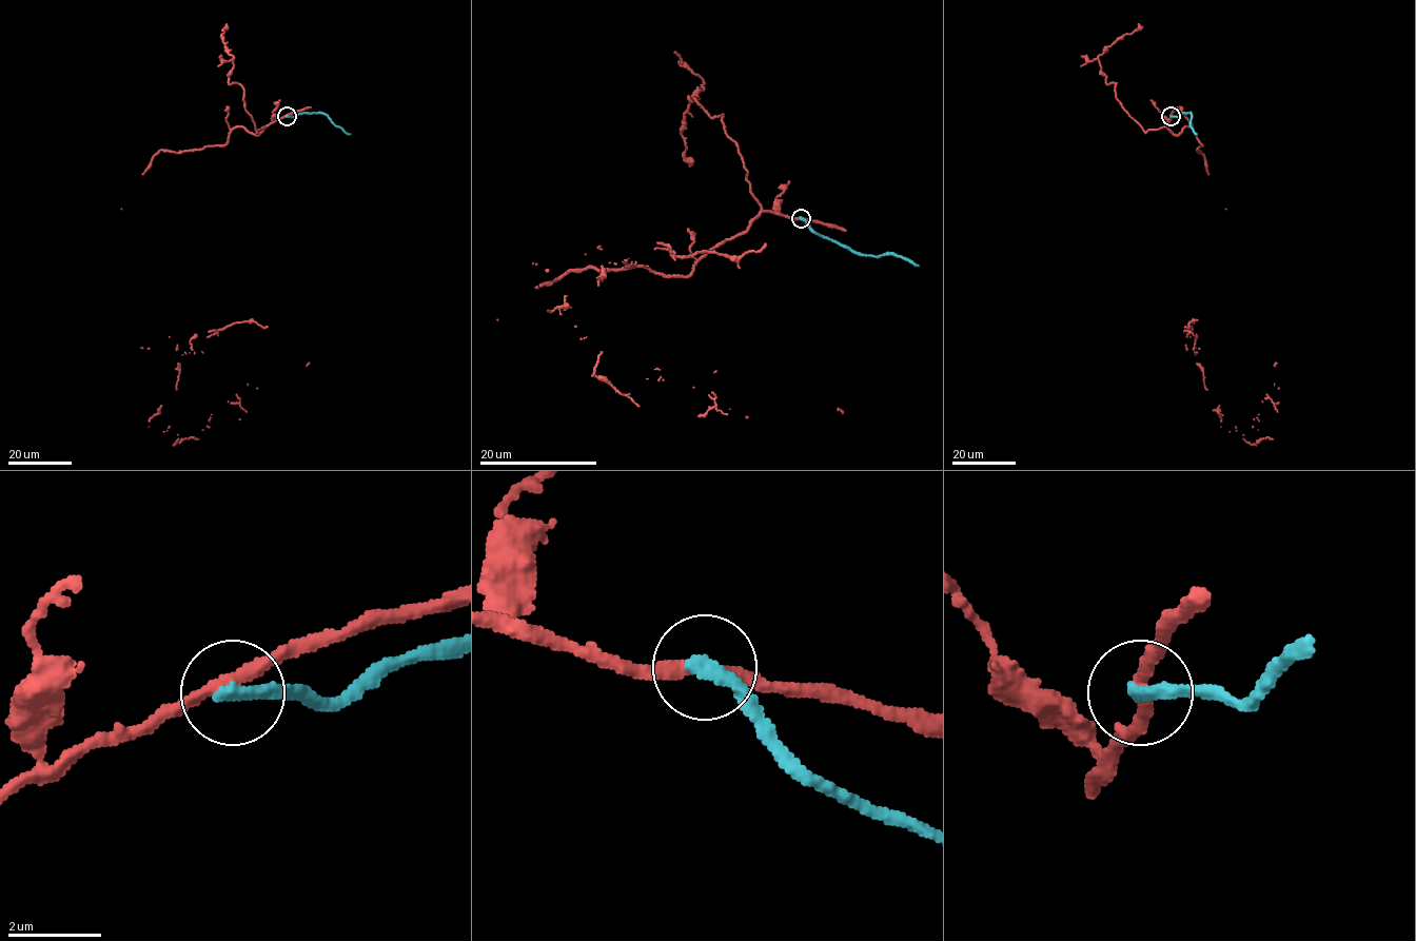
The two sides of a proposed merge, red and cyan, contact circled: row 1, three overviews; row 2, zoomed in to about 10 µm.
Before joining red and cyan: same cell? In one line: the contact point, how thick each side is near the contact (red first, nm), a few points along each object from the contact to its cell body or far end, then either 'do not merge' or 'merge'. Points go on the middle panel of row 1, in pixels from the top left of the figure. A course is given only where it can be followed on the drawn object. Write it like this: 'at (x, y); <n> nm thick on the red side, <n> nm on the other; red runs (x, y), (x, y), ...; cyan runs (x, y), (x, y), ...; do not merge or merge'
at (801, 218); 280 nm thick on the red side, 320 nm on the other; red runs (801, 218), (497, 319), (570, 307), (596, 376), (655, 369), (697, 415), (843, 413); cyan runs (801, 218), (815, 232), (858, 253), (900, 256), (918, 266); do not merge

